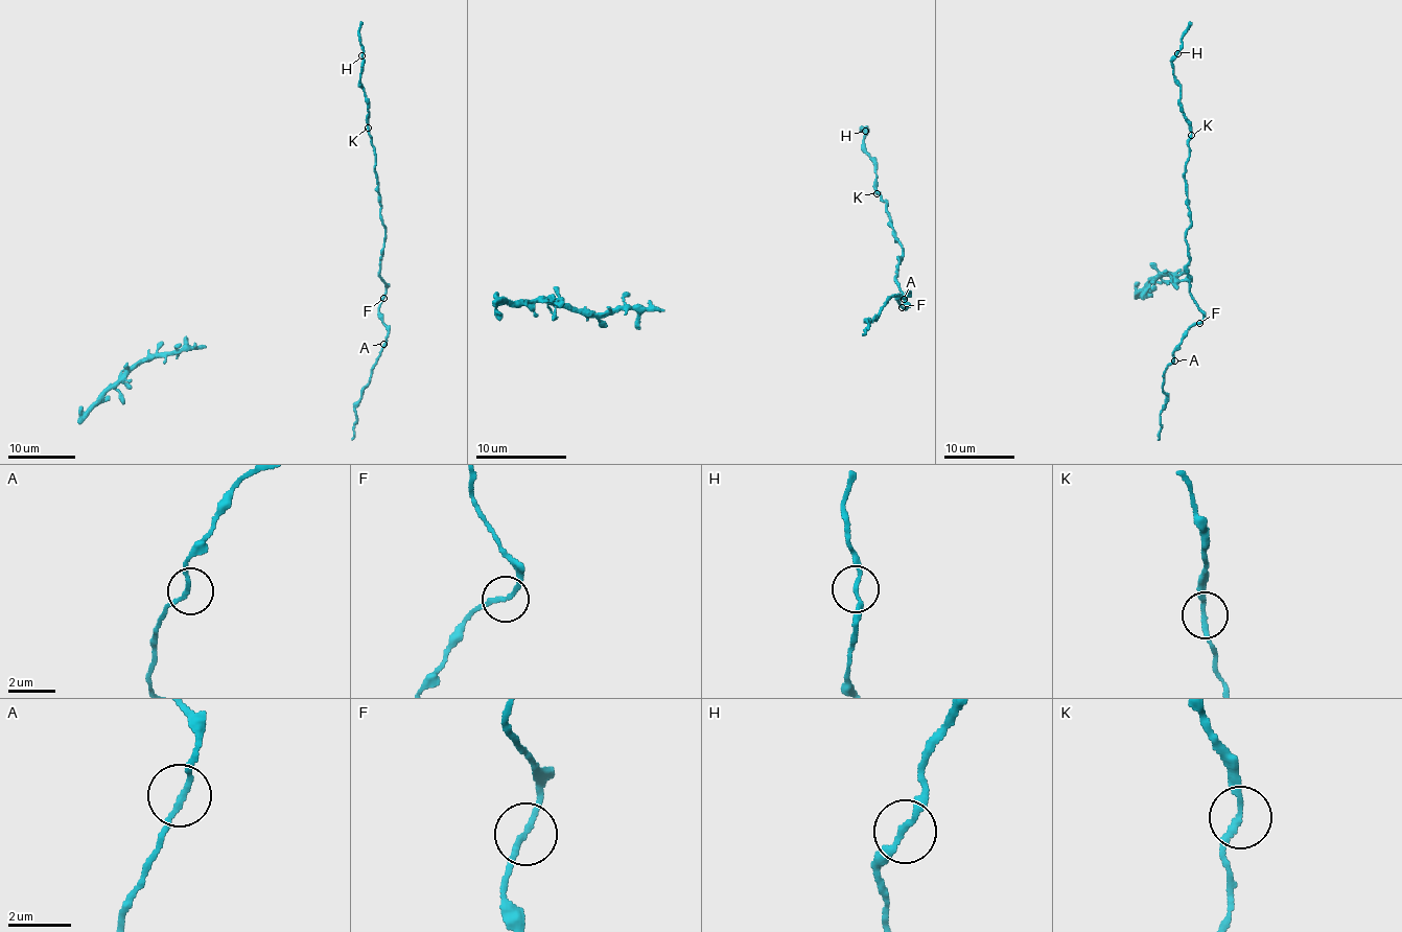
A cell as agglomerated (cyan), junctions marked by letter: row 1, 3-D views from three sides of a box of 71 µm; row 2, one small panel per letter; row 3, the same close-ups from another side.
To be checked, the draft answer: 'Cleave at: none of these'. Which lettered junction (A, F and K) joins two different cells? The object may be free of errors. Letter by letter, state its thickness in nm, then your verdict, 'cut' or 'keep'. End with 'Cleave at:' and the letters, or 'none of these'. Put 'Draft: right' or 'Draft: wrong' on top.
Draft: right
A: calibre 160 nm; keep
F: calibre 170 nm; keep
K: calibre 170 nm; keep
Cleave at: none of these

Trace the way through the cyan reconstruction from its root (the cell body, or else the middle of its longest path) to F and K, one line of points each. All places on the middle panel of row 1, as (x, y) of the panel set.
F: (906, 297), (908, 290), (895, 299), (903, 306)
K: (906, 297), (908, 290), (895, 299), (905, 308), (894, 277), (903, 248), (895, 239), (887, 200), (877, 193)

